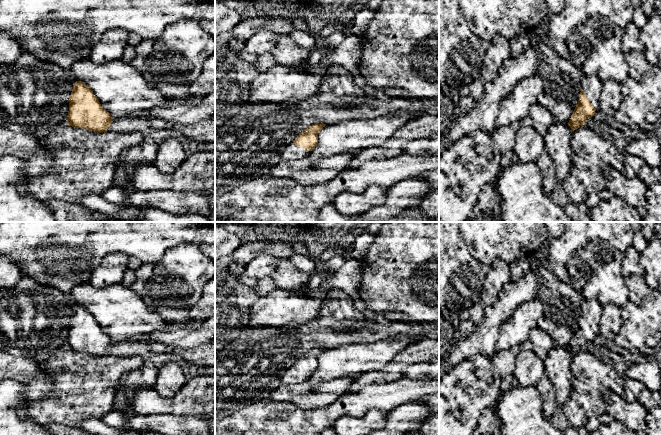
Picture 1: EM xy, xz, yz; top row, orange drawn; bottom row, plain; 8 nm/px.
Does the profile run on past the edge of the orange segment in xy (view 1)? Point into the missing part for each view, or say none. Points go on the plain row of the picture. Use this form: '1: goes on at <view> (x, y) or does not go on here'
1: does not go on here

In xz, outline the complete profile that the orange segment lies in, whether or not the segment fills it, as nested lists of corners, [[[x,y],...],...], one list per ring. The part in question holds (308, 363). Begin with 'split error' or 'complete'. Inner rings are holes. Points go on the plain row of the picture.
split error; [[[314,348],[302,355],[293,366],[285,370],[282,384],[307,381],[309,376],[318,369],[318,357],[326,348]]]

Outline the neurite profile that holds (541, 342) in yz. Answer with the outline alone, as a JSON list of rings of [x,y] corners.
[[[535,327],[531,330],[529,340],[532,342],[532,350],[544,361],[549,350],[554,346],[552,338],[544,330]]]

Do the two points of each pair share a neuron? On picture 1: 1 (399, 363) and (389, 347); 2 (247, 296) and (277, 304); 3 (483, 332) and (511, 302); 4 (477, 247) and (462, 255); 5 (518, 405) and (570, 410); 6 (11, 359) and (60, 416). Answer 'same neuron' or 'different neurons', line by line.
1: different neurons
2: different neurons
3: same neuron
4: different neurons
5: different neurons
6: different neurons

